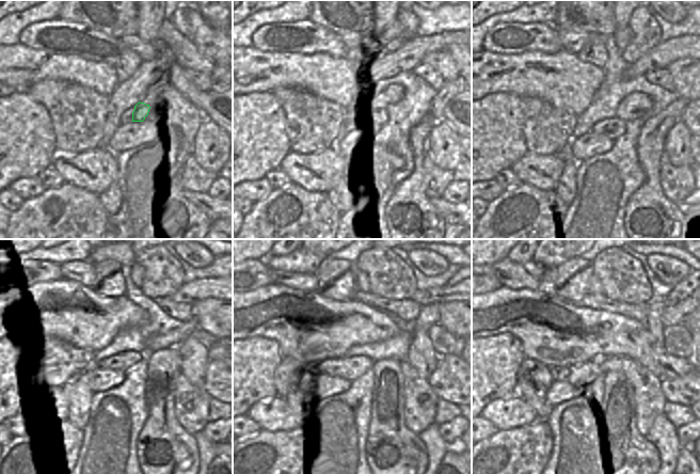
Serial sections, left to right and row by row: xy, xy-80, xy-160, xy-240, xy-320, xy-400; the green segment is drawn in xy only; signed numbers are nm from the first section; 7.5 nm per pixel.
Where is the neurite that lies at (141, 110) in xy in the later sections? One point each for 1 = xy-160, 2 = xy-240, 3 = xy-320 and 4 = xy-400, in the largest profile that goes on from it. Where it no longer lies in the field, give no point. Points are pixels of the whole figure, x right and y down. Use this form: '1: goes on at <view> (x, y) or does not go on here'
1: goes on at xy-160 (635, 105)
2: goes on at xy-240 (173, 337)
3: goes on at xy-320 (429, 315)
4: goes on at xy-400 (675, 313)

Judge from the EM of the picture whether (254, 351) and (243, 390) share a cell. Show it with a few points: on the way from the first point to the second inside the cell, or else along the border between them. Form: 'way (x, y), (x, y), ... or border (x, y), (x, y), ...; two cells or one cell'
way (254, 361), (243, 372), (243, 380); one cell

